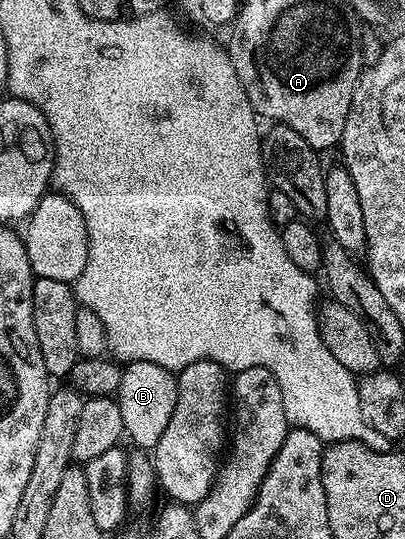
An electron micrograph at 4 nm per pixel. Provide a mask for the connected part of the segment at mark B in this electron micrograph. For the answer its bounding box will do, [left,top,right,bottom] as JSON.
[117,362,177,452]

